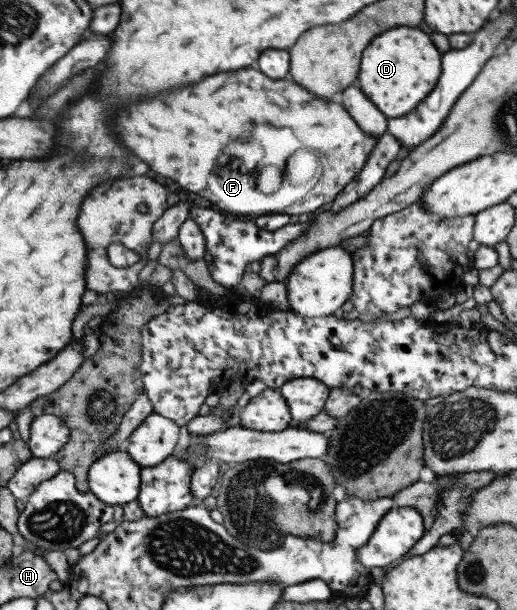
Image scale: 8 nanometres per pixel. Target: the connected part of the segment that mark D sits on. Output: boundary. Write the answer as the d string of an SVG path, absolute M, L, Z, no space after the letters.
M395 27L375 37L363 51L359 85L381 113L389 118L399 118L420 105L429 91L433 91L439 75L441 53L437 51L429 35L413 27Z

